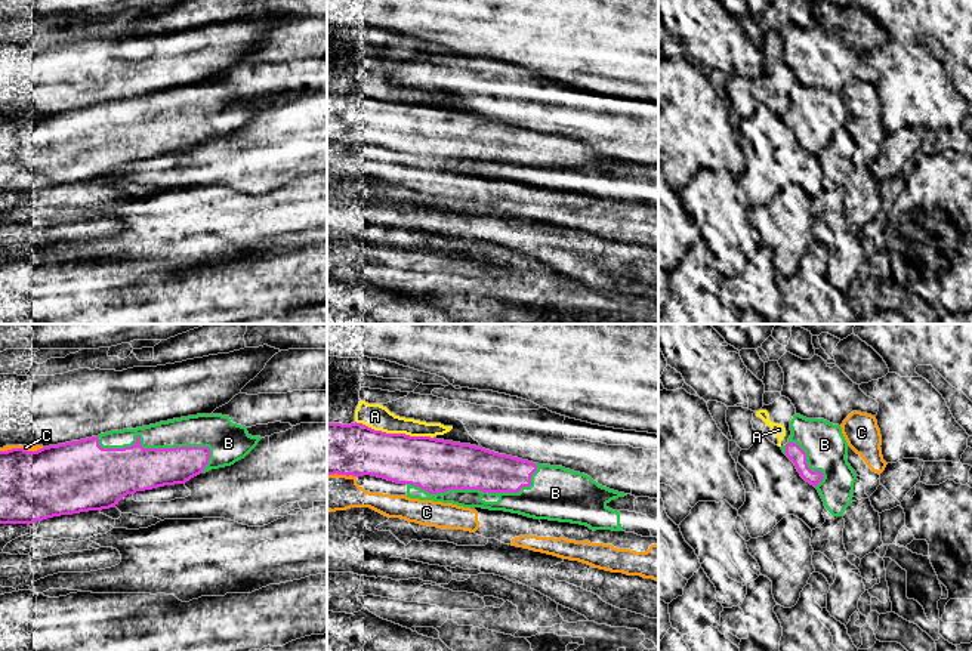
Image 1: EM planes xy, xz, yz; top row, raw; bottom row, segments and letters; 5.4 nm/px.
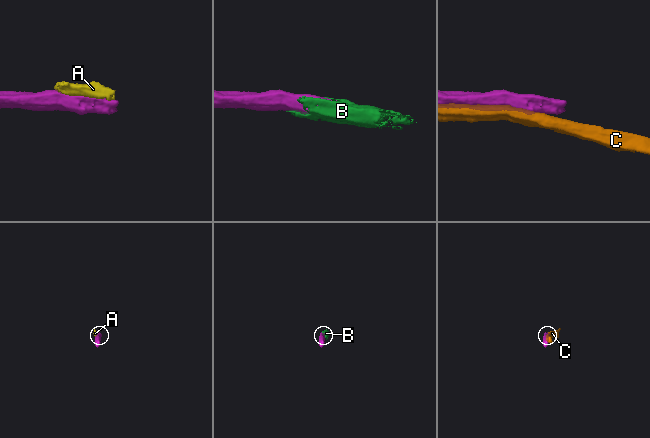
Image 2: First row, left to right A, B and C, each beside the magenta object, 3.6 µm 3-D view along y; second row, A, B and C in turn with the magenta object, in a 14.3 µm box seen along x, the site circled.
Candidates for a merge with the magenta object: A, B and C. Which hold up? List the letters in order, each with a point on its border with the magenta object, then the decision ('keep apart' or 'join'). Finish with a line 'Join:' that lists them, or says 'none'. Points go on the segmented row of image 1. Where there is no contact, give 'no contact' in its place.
A: contact xz (394, 434); keep apart
B: contact xy (153, 449); join
C: contact xy (21, 449); keep apart
Join: B

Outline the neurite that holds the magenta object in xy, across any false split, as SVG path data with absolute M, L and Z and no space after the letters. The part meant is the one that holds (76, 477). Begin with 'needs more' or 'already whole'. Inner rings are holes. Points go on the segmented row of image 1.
needs more; M197 414L136 429L111 431L37 451L24 448L0 451L0 524L30 525L53 516L109 509L127 494L185 484L200 473L231 466L244 459L260 439L260 436L252 436L246 426L232 423L229 416Z

